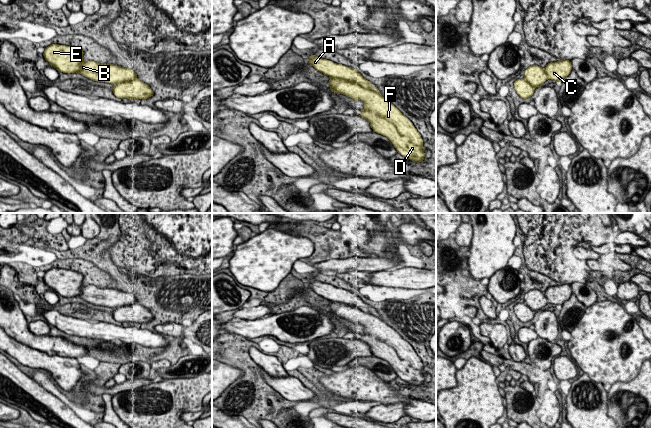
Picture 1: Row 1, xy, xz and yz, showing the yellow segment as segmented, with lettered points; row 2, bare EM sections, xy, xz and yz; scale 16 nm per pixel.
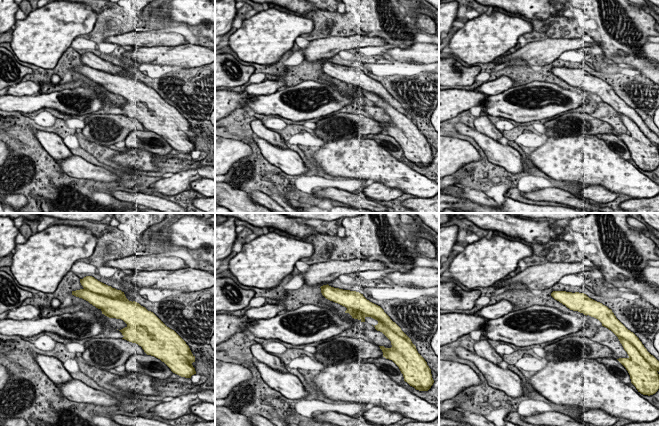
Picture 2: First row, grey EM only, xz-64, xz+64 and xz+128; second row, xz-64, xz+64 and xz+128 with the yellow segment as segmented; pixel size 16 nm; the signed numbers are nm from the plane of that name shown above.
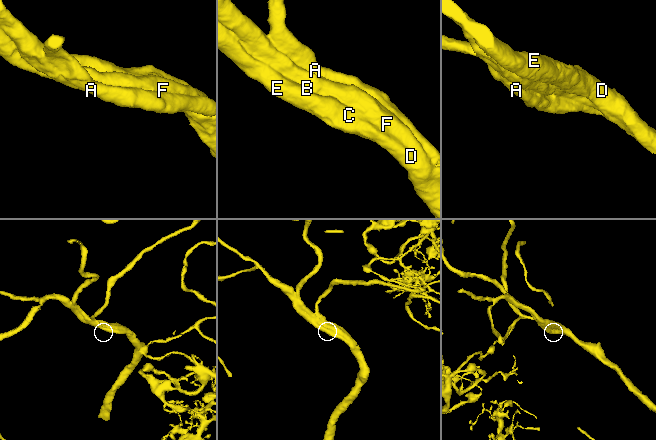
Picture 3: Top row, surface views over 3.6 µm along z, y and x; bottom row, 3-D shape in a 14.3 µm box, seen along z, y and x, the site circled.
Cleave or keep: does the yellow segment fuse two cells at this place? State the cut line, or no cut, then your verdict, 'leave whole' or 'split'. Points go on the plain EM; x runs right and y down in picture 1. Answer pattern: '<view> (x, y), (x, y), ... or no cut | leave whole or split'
no cut | leave whole

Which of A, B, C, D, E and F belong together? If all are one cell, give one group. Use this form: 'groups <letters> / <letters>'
groups A B C D E F

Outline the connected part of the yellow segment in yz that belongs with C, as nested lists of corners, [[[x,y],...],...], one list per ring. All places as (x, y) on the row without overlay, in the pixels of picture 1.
[[[565,283],[550,286],[545,292],[531,289],[524,295],[524,302],[517,303],[514,306],[514,313],[521,322],[527,323],[534,318],[535,312],[541,311],[546,304],[563,305],[570,298],[571,294],[571,286]]]

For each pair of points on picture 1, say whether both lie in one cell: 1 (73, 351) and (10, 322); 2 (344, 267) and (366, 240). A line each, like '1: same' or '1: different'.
1: same
2: different

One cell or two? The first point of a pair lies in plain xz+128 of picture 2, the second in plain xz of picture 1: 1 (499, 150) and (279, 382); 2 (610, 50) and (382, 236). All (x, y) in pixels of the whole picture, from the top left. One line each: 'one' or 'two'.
1: one
2: one

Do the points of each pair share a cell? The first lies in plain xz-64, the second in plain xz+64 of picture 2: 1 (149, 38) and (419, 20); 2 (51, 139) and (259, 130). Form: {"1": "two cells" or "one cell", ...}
{"1": "two cells", "2": "one cell"}

